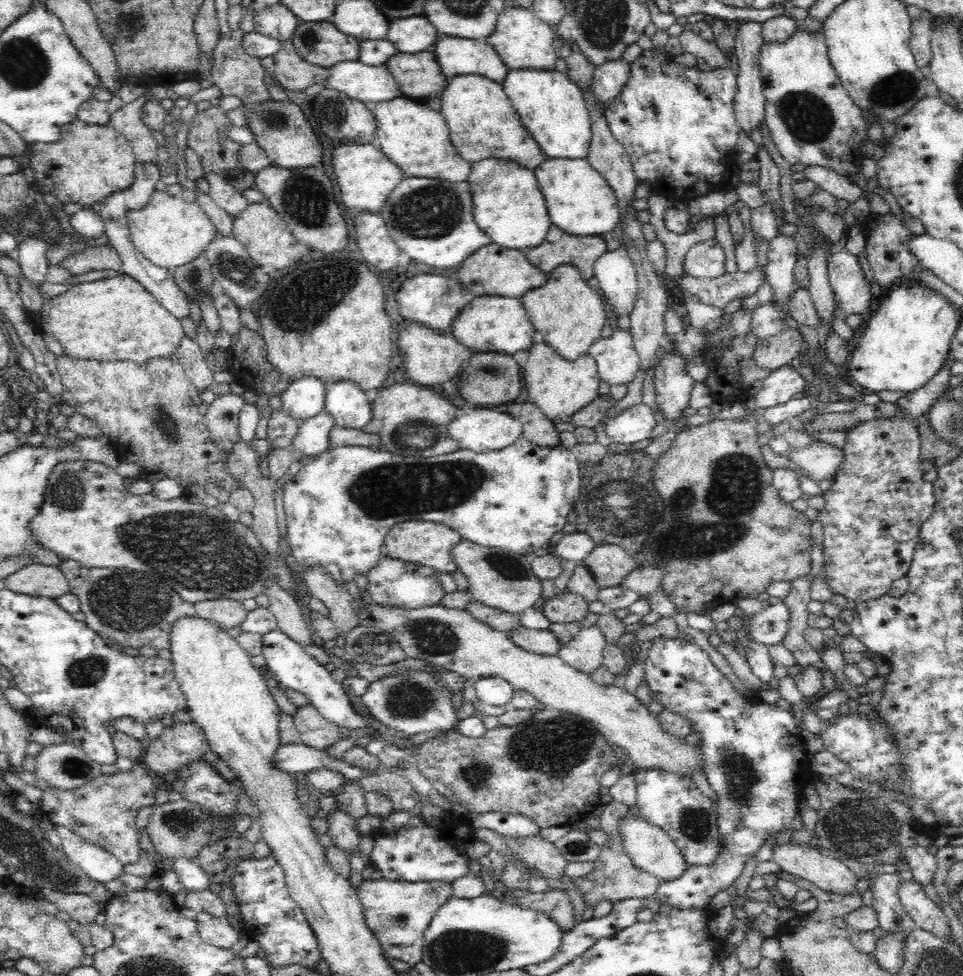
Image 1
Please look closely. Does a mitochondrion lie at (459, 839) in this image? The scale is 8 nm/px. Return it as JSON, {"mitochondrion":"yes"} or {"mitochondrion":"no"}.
{"mitochondrion":"no"}

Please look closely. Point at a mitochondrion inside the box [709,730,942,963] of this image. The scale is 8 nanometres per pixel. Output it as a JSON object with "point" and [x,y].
{"point":[858,827]}

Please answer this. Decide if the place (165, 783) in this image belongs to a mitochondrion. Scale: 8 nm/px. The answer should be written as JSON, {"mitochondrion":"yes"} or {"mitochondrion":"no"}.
{"mitochondrion":"no"}

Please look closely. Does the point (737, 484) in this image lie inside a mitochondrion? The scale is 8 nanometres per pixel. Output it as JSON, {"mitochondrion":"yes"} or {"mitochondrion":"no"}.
{"mitochondrion":"yes"}

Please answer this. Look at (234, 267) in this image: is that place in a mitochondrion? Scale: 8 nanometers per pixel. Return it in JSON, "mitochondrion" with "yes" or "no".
{"mitochondrion":"yes"}

